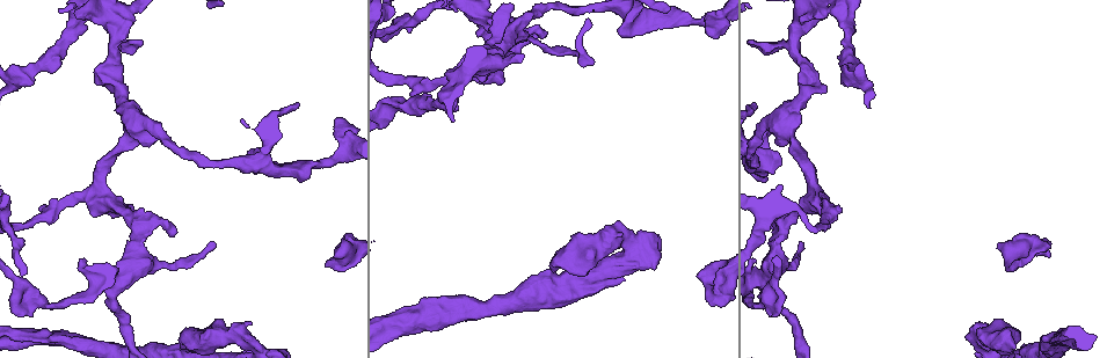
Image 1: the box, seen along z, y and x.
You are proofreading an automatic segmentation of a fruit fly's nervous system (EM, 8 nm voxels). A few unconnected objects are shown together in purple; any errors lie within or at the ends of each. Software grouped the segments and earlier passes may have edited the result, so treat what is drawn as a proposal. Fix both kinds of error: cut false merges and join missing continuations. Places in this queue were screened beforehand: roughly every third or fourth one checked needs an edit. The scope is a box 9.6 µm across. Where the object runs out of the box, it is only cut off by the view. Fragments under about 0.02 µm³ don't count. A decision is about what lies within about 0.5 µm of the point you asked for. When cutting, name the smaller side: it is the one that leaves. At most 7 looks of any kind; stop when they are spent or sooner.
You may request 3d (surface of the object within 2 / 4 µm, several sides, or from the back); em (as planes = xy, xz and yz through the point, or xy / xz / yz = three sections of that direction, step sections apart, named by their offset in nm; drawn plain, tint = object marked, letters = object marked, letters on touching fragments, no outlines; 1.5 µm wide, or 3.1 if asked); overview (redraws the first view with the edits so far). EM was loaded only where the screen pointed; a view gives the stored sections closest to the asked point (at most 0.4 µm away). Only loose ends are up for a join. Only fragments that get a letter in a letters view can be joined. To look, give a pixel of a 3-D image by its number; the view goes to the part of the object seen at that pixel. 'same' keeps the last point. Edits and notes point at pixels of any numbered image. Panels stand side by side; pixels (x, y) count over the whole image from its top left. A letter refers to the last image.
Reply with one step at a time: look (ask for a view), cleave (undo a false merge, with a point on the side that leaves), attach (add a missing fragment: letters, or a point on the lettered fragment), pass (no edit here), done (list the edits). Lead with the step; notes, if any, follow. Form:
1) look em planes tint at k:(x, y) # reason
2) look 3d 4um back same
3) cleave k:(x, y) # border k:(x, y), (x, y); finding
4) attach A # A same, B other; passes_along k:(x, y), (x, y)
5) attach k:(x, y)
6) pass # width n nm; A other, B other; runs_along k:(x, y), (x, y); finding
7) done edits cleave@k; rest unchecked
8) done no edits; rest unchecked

look em planes plain at 1:(172, 236) # free end

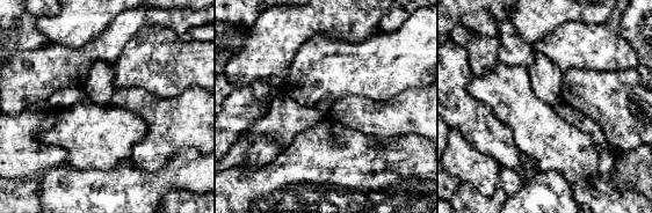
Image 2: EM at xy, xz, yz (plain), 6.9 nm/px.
look em planes letters same

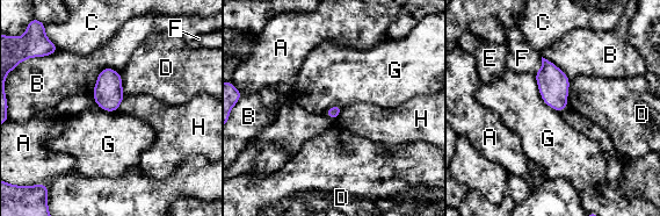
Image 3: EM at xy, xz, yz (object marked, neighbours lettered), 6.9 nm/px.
pass # A other, B other, C other, D other, E other, F other, G other, H other; border 3:(534, 74), (541, 98), (559, 112); none of them fits

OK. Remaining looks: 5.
look em xz step 8 tint at 1:(707, 34) # branch stops here

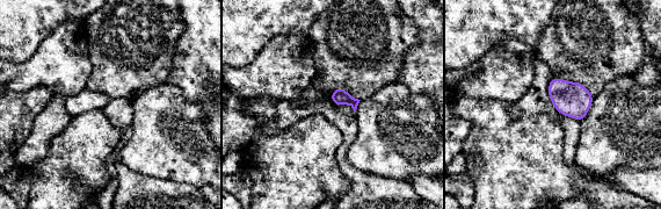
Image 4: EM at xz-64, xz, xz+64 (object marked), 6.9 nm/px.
look em xy step 8 letters same

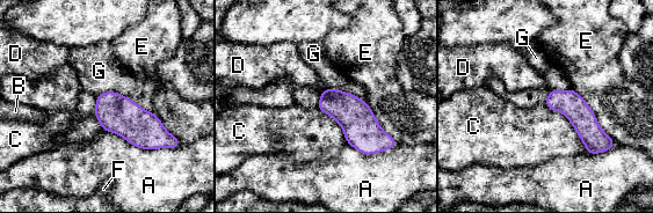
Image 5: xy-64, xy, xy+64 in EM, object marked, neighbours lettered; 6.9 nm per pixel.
pass # A other, B other, C other, D other, E other, F other, G other; runs_along 5:(552, 93), (586, 125), (601, 147); none of them fits

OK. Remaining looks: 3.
look em xy step 4 tint at 1:(345, 245) # abrupt turn

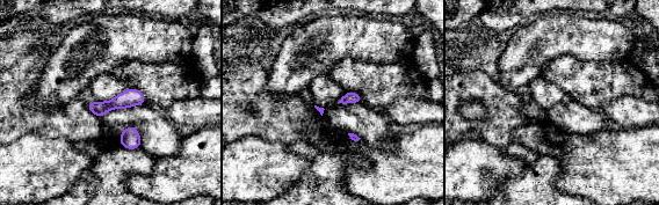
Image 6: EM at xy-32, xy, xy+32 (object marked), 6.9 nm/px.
look em planes letters same

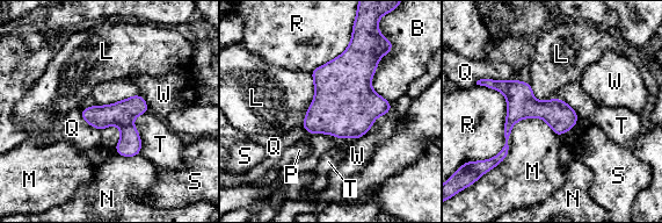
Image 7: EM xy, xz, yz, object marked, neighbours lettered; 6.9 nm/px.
pass # width 200 nm; B other, L other, M other, N other, P other, Q other, R other, S other, T other, W other; border 7:(557, 135), (518, 120), (487, 172); one cell here

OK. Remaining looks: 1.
done no edits; rest unchecked

